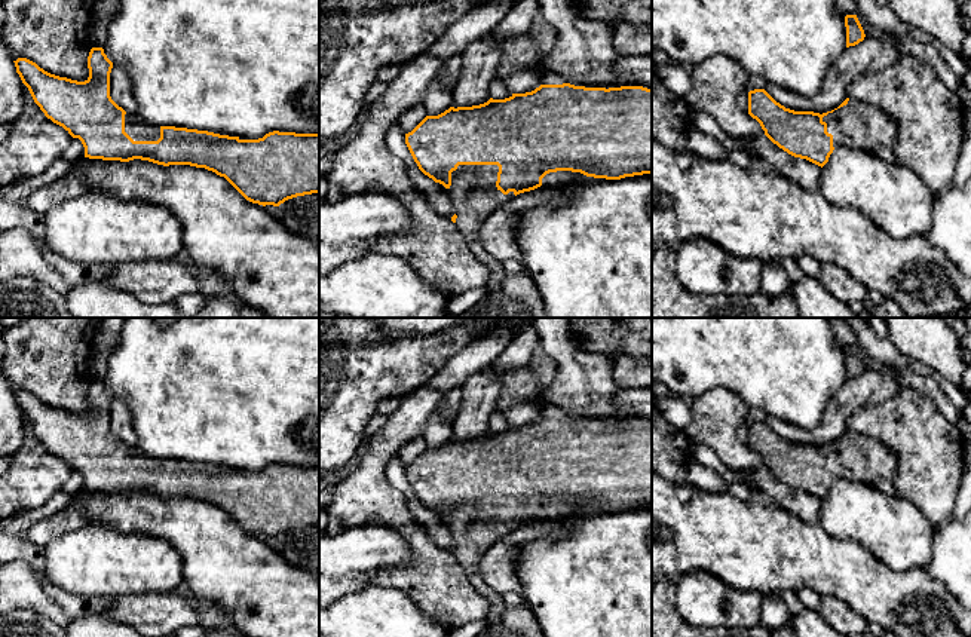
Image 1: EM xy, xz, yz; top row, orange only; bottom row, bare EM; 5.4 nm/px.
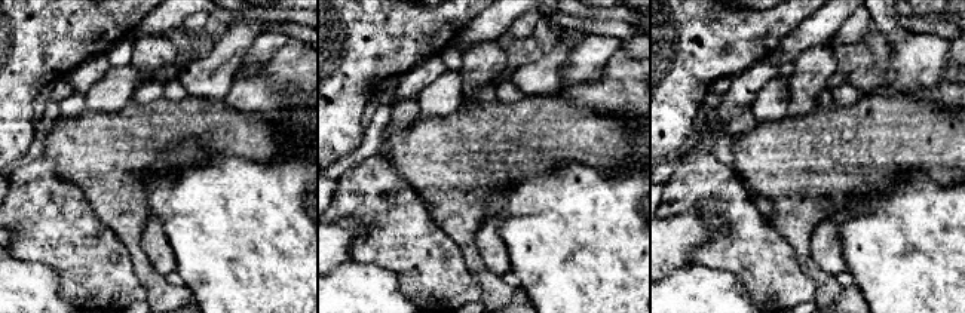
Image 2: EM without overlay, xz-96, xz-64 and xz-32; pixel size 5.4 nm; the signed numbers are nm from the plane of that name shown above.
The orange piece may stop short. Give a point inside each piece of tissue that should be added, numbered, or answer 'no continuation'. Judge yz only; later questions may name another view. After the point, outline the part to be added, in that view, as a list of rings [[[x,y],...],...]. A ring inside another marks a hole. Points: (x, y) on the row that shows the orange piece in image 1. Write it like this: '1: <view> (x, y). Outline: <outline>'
1: yz (855, 125). Outline: [[[855,99],[823,117],[827,132],[833,135],[833,147],[873,151],[874,147],[894,147],[897,123],[879,108]]]

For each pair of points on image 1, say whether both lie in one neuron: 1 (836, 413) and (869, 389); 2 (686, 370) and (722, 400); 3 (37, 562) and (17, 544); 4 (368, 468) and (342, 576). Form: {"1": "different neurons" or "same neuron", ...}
{"1": "same neuron", "2": "different neurons", "3": "same neuron", "4": "different neurons"}

